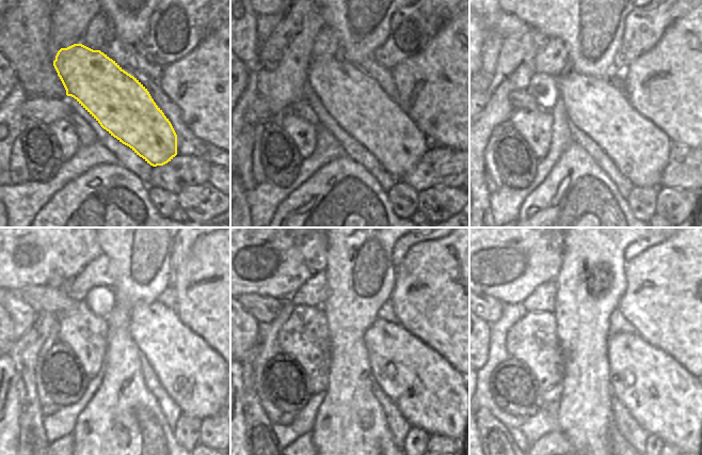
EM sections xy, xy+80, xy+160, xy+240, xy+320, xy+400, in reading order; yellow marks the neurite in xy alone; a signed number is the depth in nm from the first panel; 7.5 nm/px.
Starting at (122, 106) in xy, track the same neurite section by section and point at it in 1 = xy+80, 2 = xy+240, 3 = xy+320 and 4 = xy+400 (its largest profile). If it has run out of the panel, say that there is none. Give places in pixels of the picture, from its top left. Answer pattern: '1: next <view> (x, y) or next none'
1: next xy+80 (360, 106)
2: next xy+240 (193, 375)
3: next xy+320 (430, 393)
4: next xy+400 (666, 399)

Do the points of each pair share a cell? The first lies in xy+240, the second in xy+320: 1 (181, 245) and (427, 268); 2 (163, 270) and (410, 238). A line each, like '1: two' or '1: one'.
1: two
2: two

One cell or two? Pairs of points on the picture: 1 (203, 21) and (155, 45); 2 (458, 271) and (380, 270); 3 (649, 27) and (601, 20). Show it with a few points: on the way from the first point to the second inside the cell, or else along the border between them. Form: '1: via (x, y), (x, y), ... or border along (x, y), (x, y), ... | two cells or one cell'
1: via (191, 17), (187, 17), (166, 37) | one cell
2: border along (397, 266), (395, 287), (389, 295) | two cells
3: border along (633, 11), (625, 19), (622, 37) | two cells

